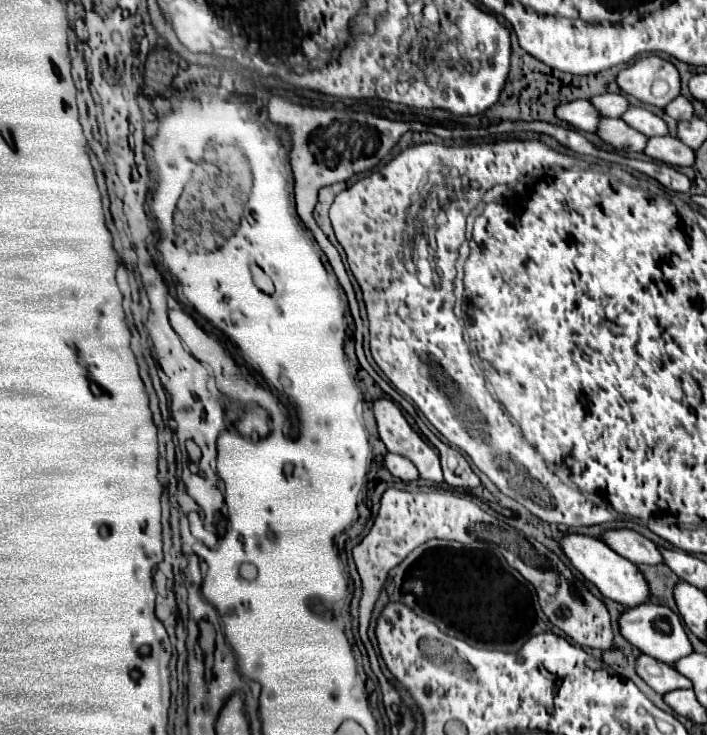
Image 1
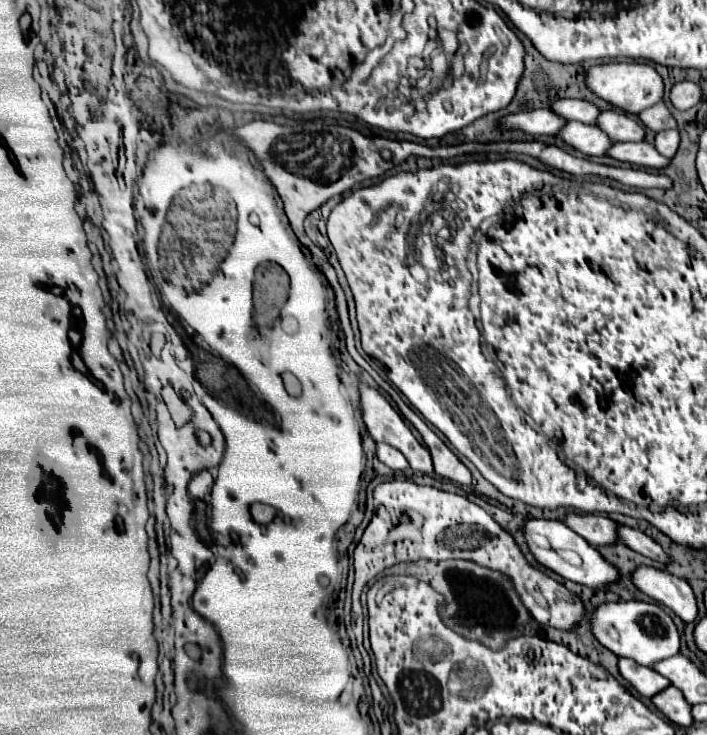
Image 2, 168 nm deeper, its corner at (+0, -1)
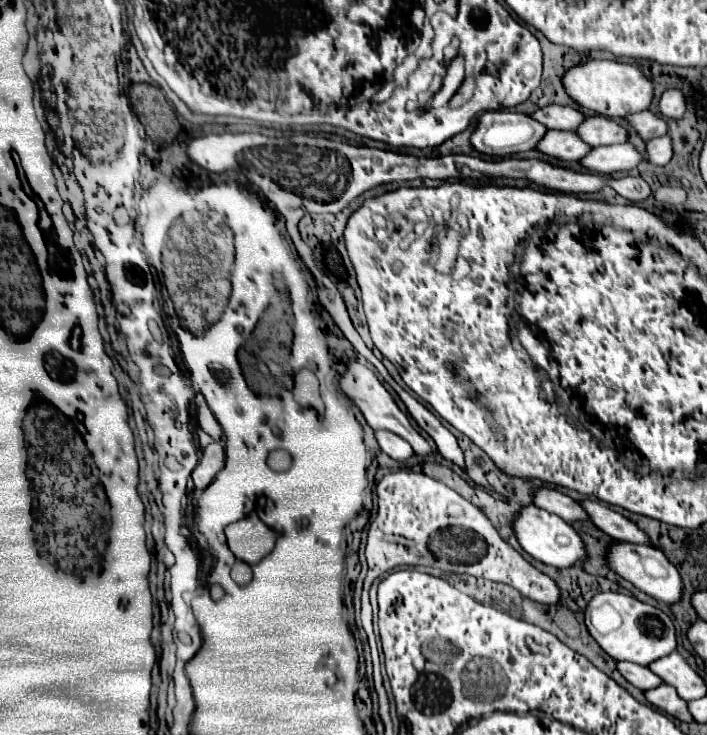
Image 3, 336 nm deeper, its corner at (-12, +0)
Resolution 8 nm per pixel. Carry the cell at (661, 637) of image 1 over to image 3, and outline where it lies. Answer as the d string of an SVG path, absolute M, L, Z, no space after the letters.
M614 591L594 595L584 609L584 623L594 641L616 661L632 661L638 665L648 665L658 657L664 657L676 649L676 629L670 617L662 609L642 603L632 595L622 595Z

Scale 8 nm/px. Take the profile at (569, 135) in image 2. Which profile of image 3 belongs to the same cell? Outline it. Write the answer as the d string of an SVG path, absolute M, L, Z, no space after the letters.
M546 131L536 145L536 151L560 161L576 161L590 149L592 147L584 145L584 141L580 141L574 131Z

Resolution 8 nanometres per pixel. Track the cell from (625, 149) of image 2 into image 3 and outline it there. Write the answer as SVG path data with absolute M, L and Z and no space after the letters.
M622 143L622 145L608 145L608 147L596 147L592 153L584 155L580 159L580 165L596 175L612 175L618 171L630 171L634 169L644 155L640 155L634 145Z

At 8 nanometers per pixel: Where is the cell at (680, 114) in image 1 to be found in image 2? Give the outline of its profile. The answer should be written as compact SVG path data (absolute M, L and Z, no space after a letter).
M664 102L648 108L648 110L642 110L638 114L640 122L644 122L646 128L654 130L654 132L660 132L660 130L668 130L668 128L678 128L678 122L674 120L674 116L670 114L668 106Z

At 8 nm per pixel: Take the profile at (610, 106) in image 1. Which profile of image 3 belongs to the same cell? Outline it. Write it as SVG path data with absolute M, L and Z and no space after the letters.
M548 105L542 107L530 117L538 123L542 123L546 129L558 129L558 131L574 131L580 121L584 121L584 115L572 107L562 107L562 105Z

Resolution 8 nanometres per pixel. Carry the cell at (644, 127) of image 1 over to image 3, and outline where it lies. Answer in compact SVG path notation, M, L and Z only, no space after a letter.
M594 115L594 117L588 117L586 121L582 121L574 133L576 133L584 143L588 143L590 147L624 143L624 141L628 139L624 127L620 127L620 125L614 123L612 119L600 117L600 115Z

